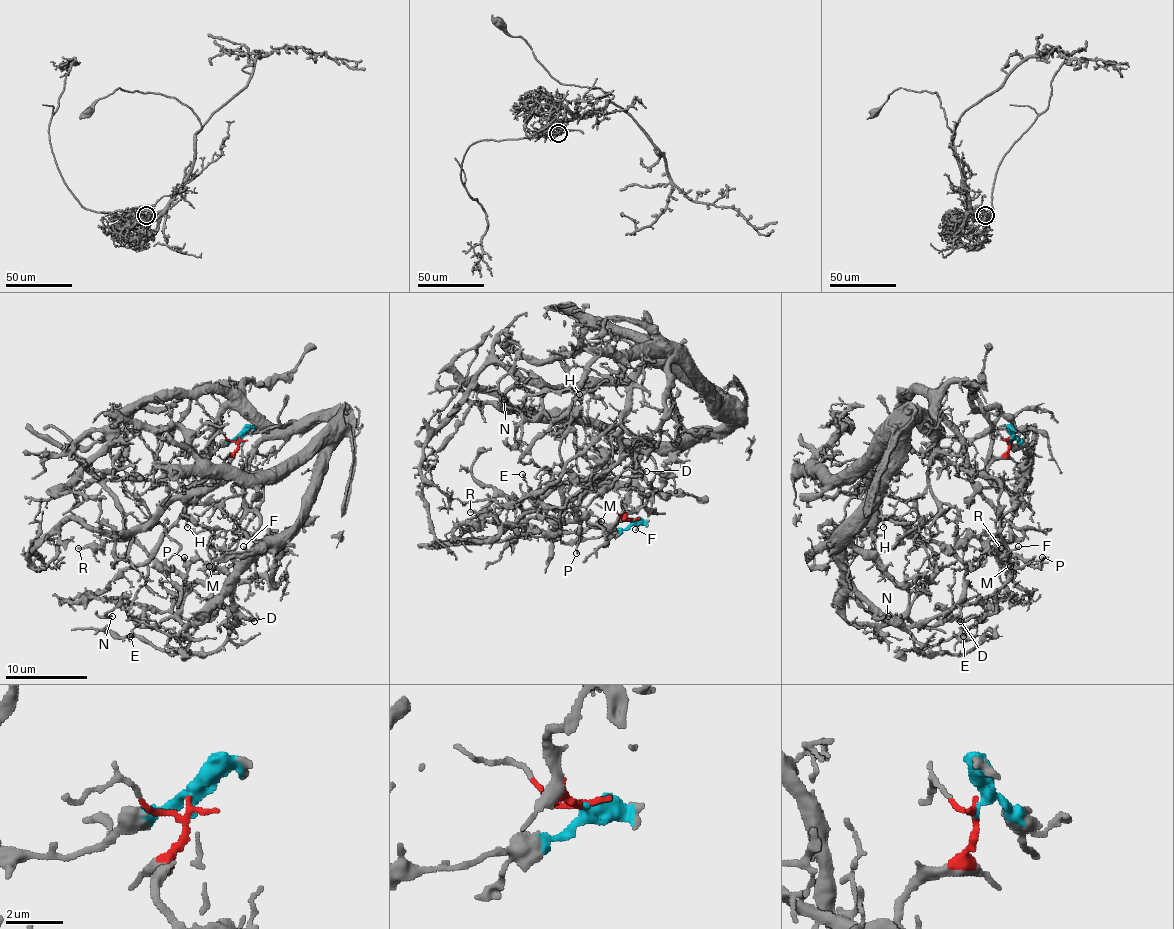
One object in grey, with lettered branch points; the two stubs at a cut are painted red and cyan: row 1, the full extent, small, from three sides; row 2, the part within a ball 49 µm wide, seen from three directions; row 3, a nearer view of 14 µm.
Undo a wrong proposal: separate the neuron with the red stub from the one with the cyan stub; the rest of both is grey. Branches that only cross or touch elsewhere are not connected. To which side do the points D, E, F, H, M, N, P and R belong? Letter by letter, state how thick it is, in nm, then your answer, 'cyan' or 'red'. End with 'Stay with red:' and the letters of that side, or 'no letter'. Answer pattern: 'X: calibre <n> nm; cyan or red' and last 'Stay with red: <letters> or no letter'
D: calibre 140 nm; cyan
E: calibre 180 nm; cyan
F: calibre 140 nm; red
H: calibre 140 nm; red
M: calibre 170 nm; cyan
N: calibre 150 nm; red
P: calibre 140 nm; cyan
R: calibre 240 nm; cyan
Stay with red: F, H, N

